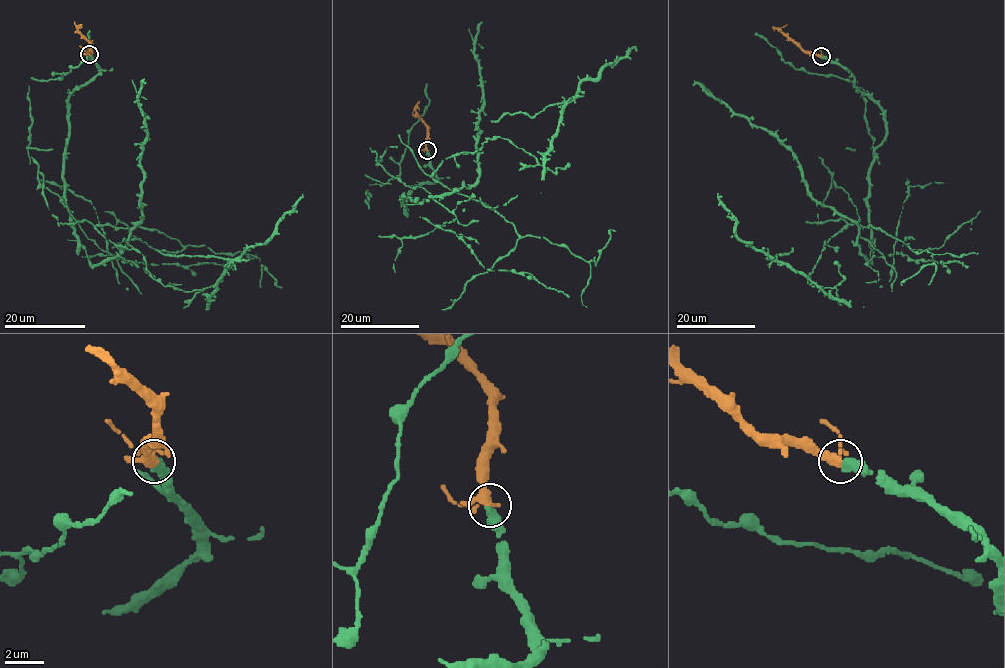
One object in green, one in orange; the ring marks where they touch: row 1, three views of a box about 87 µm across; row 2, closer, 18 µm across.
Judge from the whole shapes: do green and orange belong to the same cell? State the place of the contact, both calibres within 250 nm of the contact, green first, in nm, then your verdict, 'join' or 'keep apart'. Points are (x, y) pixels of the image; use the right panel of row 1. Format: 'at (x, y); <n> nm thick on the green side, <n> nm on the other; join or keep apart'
at (821, 56); 480 nm thick on the green side, 280 nm on the other; join

